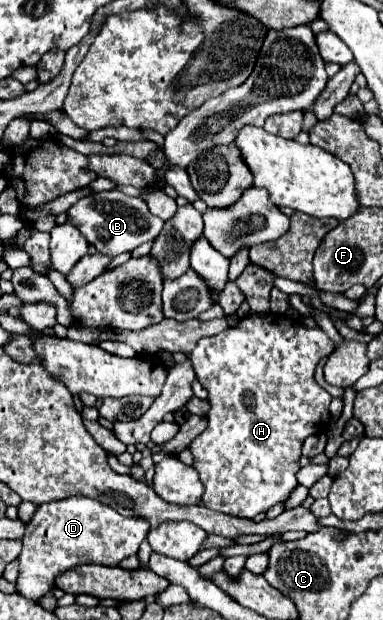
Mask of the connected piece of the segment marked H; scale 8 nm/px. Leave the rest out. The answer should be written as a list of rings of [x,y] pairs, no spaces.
[[[276,313],[264,317],[248,315],[240,319],[236,327],[198,341],[190,353],[190,361],[198,381],[210,393],[208,401],[212,409],[206,415],[206,431],[192,441],[190,451],[194,455],[194,467],[206,487],[202,503],[208,509],[254,519],[258,513],[288,499],[290,491],[298,485],[296,471],[300,469],[298,459],[304,439],[312,433],[326,433],[330,427],[328,407],[332,397],[316,383],[314,369],[318,361],[332,351],[334,343],[322,329],[306,329],[302,323]]]

